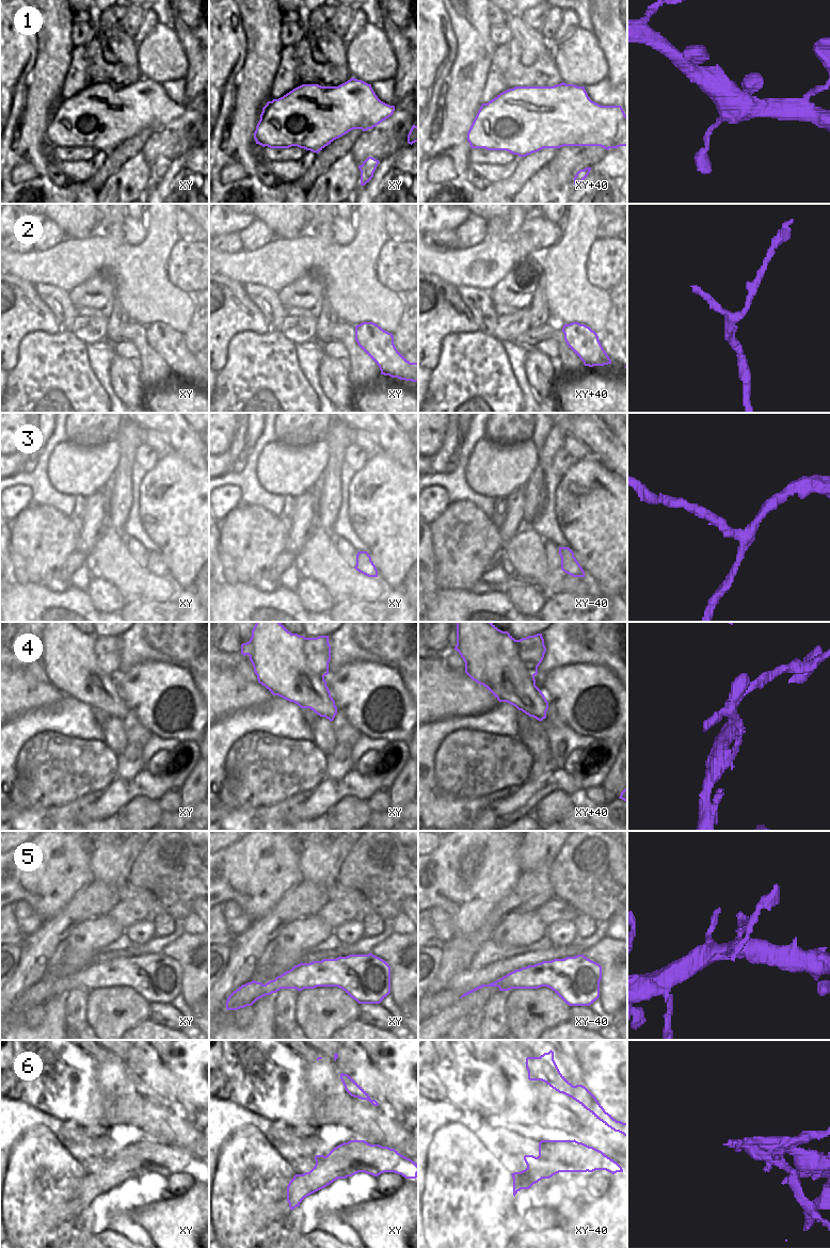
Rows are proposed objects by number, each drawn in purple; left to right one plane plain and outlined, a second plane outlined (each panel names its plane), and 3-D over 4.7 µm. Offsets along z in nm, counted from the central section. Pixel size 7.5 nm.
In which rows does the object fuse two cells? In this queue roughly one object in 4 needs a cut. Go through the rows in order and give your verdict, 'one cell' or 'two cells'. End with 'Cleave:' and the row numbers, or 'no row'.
1: one cell
2: one cell
3: one cell
4: two cells
5: one cell
6: two cells
Cleave: 4, 6

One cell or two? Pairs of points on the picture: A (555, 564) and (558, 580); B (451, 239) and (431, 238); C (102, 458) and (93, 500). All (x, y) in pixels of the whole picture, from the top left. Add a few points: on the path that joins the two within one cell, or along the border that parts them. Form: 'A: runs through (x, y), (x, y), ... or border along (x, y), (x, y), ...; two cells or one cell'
A: border along (546, 547), (546, 564), (552, 570), (559, 570); two cells
B: runs through (446, 239), (436, 239); one cell
C: border along (101, 489), (85, 498); two cells

